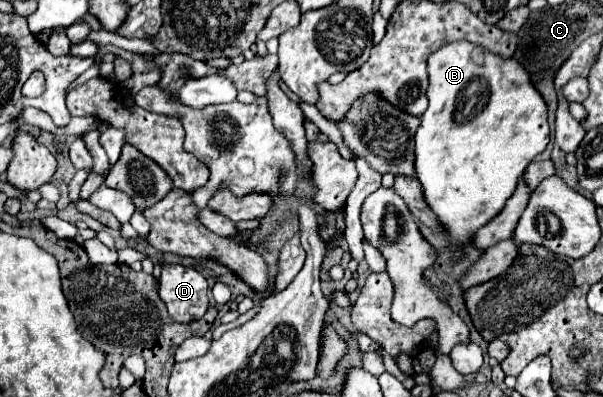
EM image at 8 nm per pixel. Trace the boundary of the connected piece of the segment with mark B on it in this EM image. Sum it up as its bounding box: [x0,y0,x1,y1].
[415,41,547,261]

